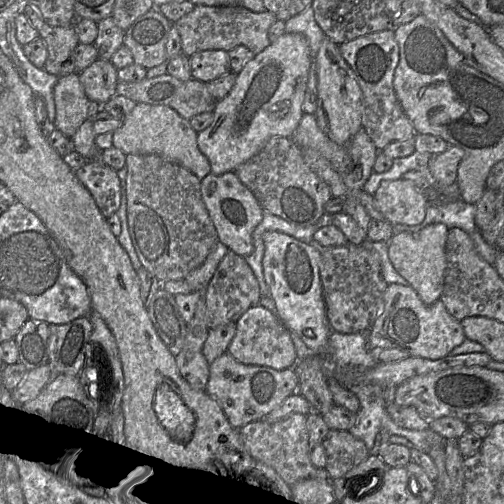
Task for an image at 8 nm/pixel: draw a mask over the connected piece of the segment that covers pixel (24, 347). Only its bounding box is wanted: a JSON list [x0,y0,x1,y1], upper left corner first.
[15,319,49,370]

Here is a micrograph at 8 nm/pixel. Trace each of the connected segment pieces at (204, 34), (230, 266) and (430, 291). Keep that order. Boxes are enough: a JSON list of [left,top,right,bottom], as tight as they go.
[[173,5,276,57],[204,250,261,329],[388,223,449,305]]

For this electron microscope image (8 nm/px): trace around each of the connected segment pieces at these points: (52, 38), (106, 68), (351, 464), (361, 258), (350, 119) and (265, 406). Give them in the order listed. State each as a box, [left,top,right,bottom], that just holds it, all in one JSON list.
[[23,2,79,77],[79,59,117,106],[322,430,371,480],[320,243,388,333],[314,36,362,144],[206,351,298,430]]

